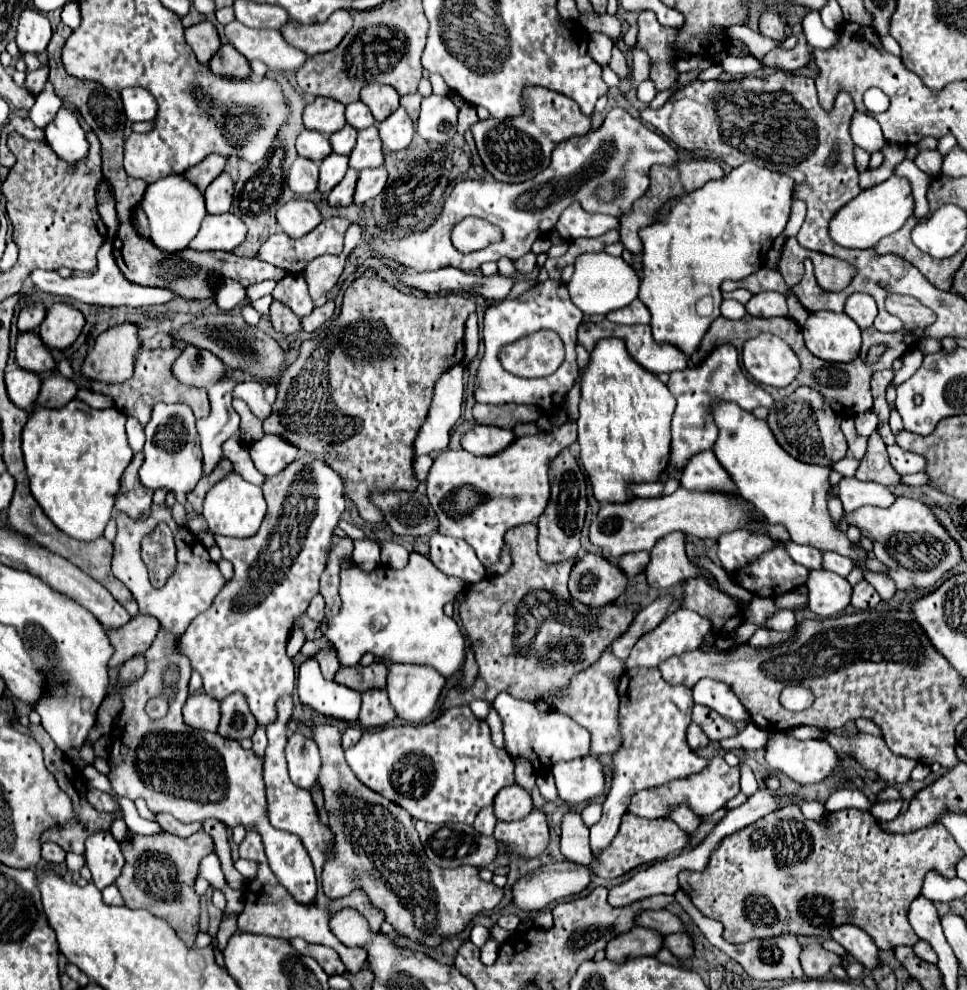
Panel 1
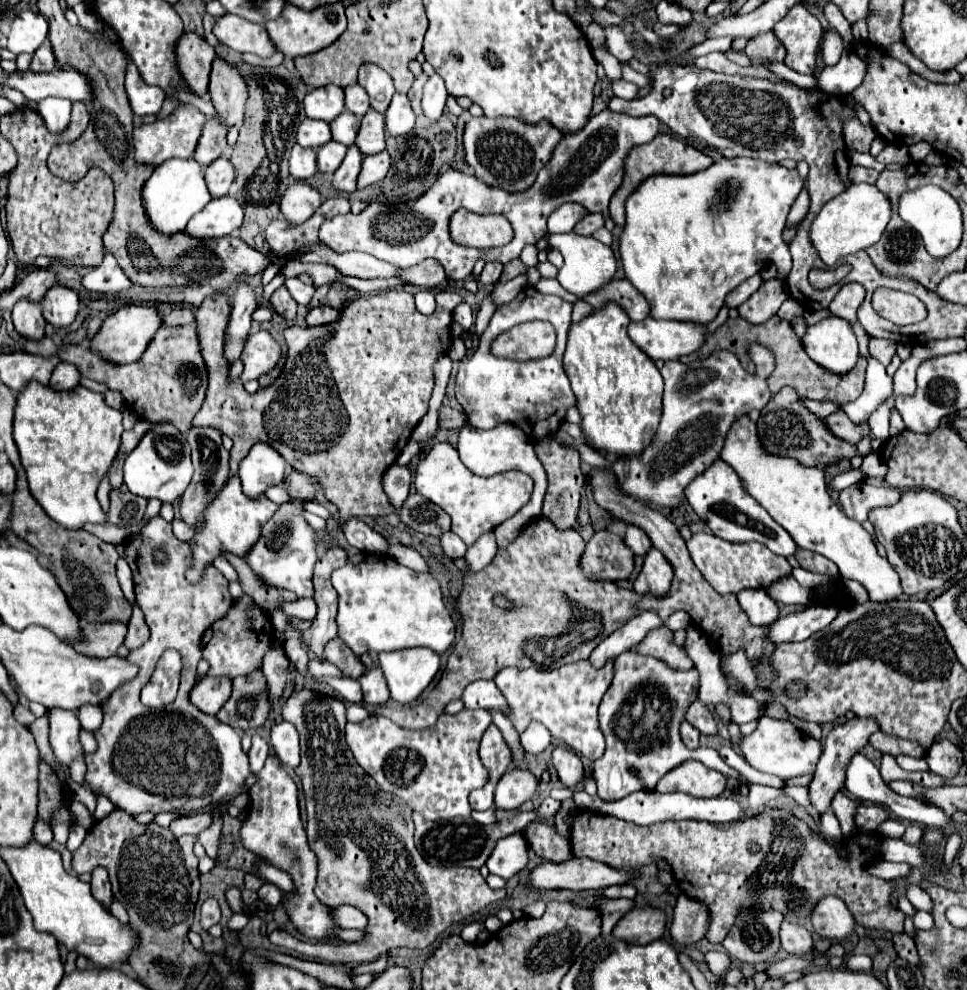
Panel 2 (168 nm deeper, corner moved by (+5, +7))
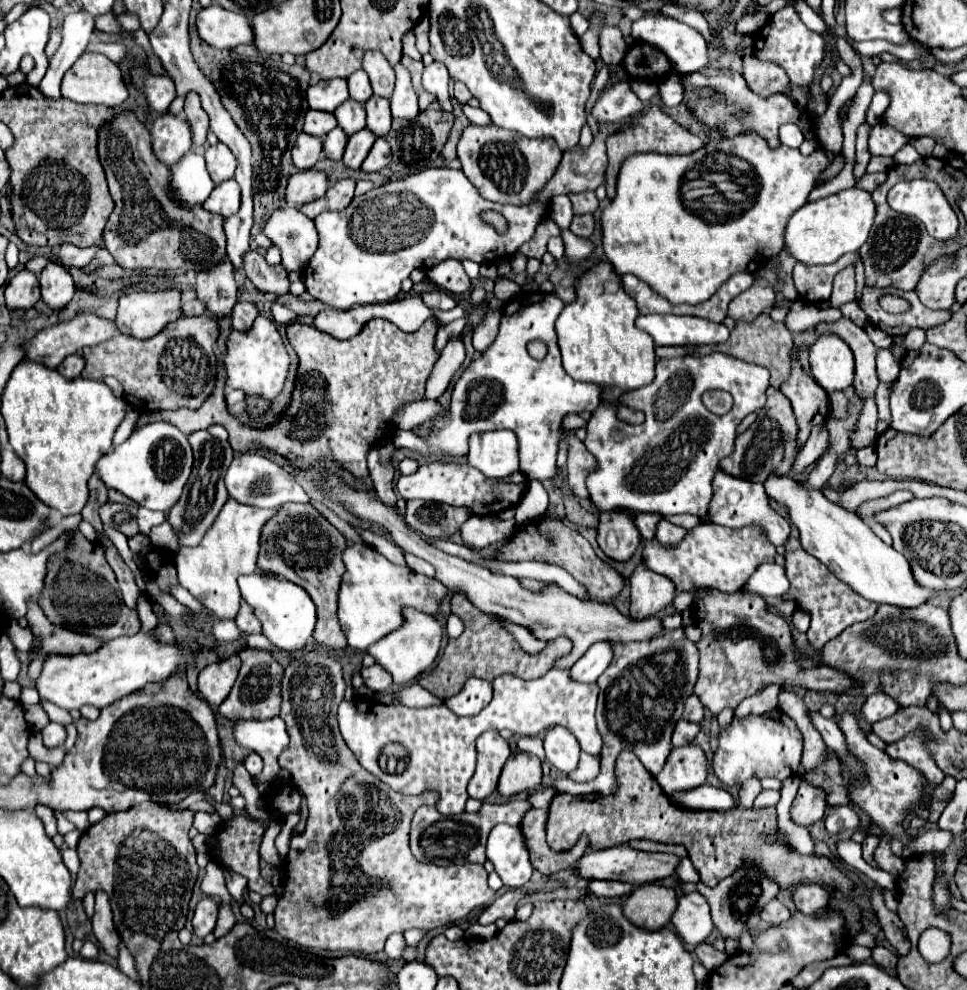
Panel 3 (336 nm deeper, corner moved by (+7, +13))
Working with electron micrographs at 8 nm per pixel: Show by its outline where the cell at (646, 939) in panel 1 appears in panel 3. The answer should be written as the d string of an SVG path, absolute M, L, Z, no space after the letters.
M661 885L637 887L623 905L625 917L645 931L663 929L677 907L675 891Z

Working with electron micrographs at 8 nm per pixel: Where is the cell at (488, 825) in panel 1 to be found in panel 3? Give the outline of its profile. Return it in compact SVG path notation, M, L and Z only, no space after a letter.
M485 731L477 739L477 771L467 787L469 797L483 801L495 791L501 769L509 755L509 743L499 735L499 731Z

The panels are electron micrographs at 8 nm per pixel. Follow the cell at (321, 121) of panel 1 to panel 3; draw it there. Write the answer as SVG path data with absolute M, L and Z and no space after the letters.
M345 79L319 81L317 85L311 85L311 87L307 89L309 109L333 113L345 99L349 99L347 81L345 81Z

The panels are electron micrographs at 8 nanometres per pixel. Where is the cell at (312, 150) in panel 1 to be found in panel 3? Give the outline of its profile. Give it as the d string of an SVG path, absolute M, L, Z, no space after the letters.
M307 111L305 115L305 125L303 131L309 135L315 135L319 139L323 139L331 129L337 127L335 115L333 113L325 113L325 111Z

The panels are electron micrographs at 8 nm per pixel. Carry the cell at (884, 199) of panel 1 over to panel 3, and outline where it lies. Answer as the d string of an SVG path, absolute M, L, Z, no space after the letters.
M851 187L819 201L805 203L791 215L787 223L785 247L799 263L805 265L835 263L841 255L861 249L861 245L869 237L869 229L873 225L875 215L877 209L871 199L871 193L859 187Z

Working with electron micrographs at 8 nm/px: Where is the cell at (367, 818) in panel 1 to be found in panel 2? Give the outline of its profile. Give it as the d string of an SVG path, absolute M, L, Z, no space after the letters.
M303 687L285 699L281 717L297 727L301 739L301 763L295 769L295 773L303 783L303 793L307 803L309 847L317 855L319 875L317 875L315 895L329 907L353 905L361 913L365 913L369 919L365 927L365 939L345 945L333 945L327 941L307 941L307 939L271 939L271 941L275 945L289 947L311 959L327 963L359 965L375 961L383 953L389 953L397 947L409 947L409 949L429 947L455 921L461 921L485 909L487 905L501 901L505 897L505 889L497 891L489 889L489 885L485 883L485 879L477 869L469 867L447 869L447 867L431 867L429 863L425 863L425 859L419 855L413 843L413 817L405 801L381 791L379 785L363 771L363 767L359 767L359 763L351 755L343 735L343 727L347 723L345 711L347 707L341 699Z

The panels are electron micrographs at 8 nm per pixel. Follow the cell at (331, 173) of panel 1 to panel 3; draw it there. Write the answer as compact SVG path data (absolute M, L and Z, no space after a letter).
M335 127L325 139L323 139L323 155L331 161L339 161L343 151L345 151L345 145L347 145L347 135Z

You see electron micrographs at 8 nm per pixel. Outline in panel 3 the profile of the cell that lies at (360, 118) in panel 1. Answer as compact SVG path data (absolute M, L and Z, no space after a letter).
M355 71L349 79L349 99L353 101L359 101L359 103L365 103L373 93L371 93L371 85L369 85L369 77L365 71Z

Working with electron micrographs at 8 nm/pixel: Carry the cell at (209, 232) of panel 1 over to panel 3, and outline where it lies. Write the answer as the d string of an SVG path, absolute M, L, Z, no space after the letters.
M229 179L229 181L219 183L203 205L205 205L205 209L209 209L209 213L217 213L227 219L237 213L239 197L241 197L241 191L239 191L237 181Z

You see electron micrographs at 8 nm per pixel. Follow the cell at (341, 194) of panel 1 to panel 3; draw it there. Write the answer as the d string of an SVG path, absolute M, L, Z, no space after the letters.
M361 129L361 131L353 133L349 137L349 141L347 141L347 147L345 147L345 153L343 153L343 159L341 159L343 165L353 169L353 171L357 171L361 167L363 159L367 157L371 145L375 143L375 139L377 137L367 129Z

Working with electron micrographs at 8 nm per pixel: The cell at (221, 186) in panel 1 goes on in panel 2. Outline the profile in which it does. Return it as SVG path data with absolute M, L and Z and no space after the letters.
M219 157L205 169L205 181L213 197L223 197L229 193L229 187L235 179L233 163L227 157Z

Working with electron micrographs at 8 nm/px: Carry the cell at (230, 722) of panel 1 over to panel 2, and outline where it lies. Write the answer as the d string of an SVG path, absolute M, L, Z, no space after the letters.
M255 669L249 675L233 679L233 693L229 701L221 707L217 717L239 731L245 731L261 727L267 721L269 709L271 705L267 679L261 669Z

